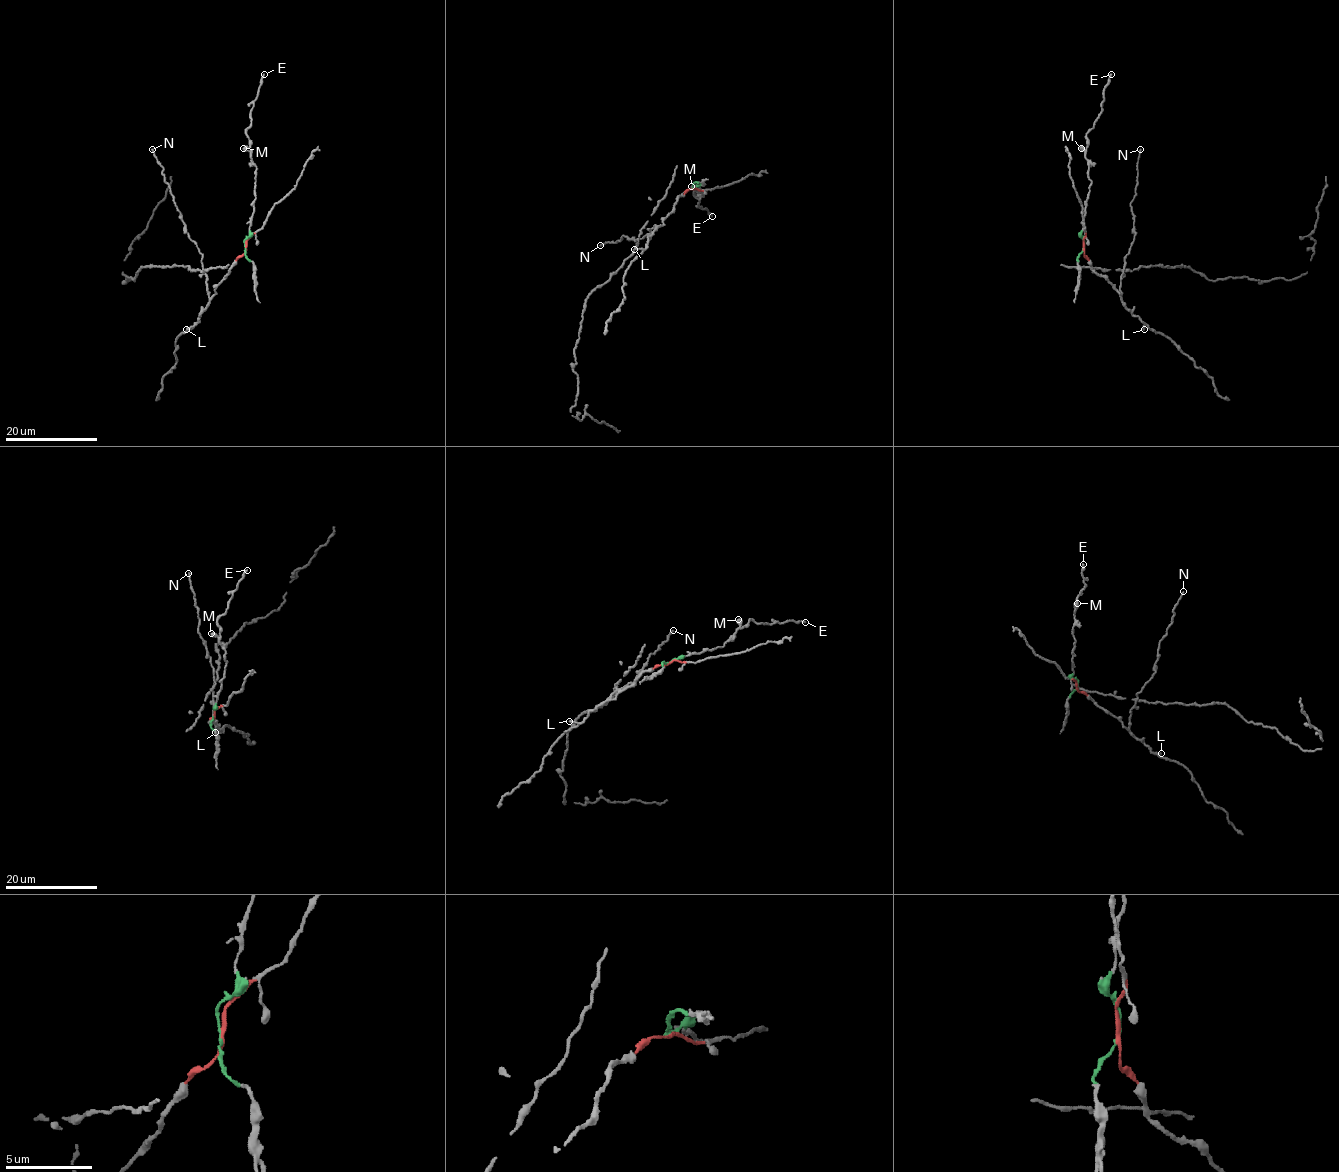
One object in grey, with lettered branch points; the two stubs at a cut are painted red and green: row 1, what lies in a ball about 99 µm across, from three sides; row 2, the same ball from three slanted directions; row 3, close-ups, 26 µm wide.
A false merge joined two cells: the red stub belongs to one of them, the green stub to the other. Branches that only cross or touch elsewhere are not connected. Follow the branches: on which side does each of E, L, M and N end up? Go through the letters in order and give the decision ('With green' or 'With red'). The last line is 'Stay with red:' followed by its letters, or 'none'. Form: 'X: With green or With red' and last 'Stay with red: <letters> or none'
E: With green
L: With red
M: With green
N: With red
Stay with red: L, N

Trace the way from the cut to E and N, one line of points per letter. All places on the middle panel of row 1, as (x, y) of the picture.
E: (693, 189), (698, 186), (703, 193), (703, 197), (699, 190), (694, 192), (699, 206), (706, 208), (712, 216)
N: (693, 189), (679, 196), (663, 223), (654, 226), (641, 238), (624, 235), (619, 241), (599, 245)

